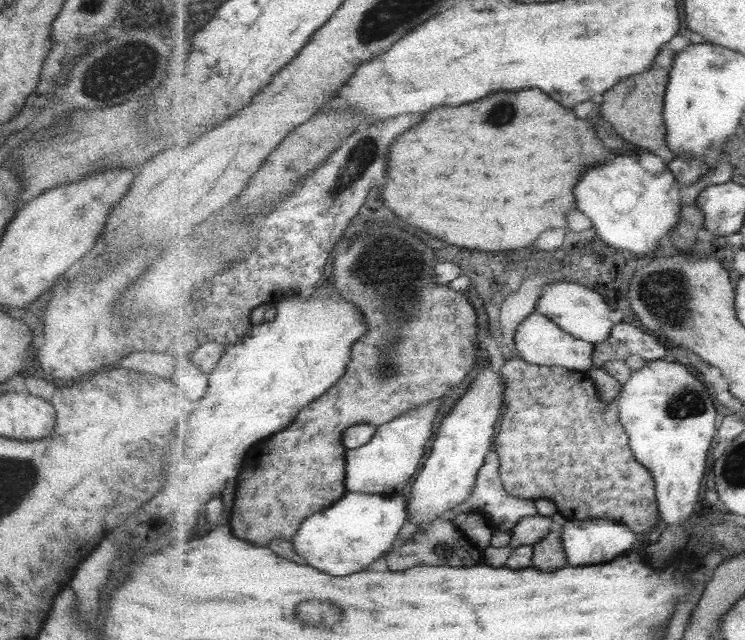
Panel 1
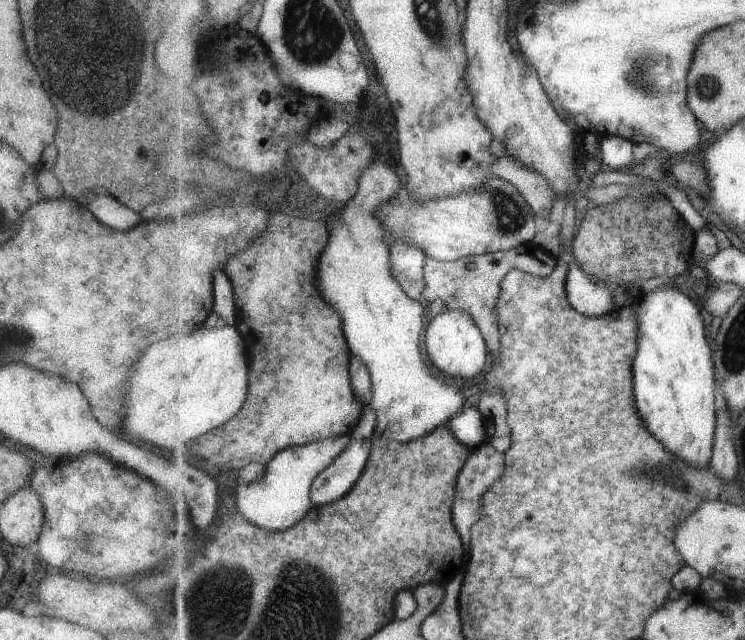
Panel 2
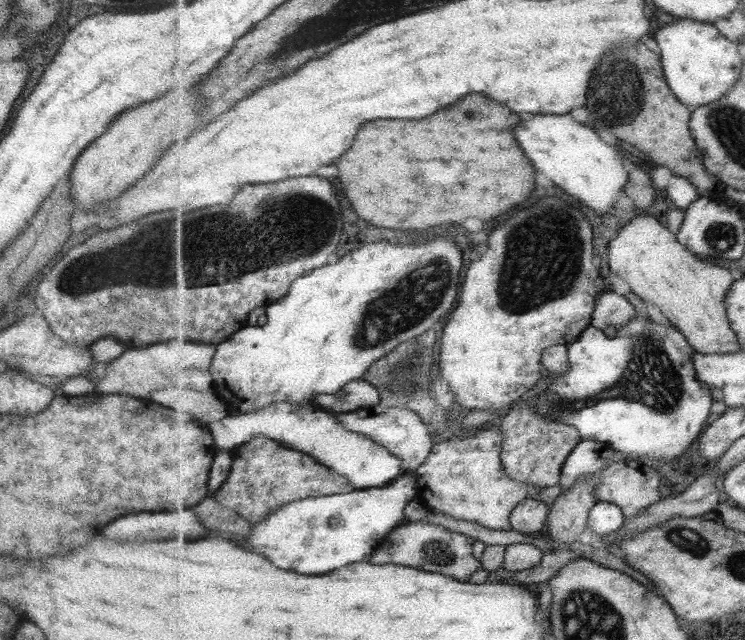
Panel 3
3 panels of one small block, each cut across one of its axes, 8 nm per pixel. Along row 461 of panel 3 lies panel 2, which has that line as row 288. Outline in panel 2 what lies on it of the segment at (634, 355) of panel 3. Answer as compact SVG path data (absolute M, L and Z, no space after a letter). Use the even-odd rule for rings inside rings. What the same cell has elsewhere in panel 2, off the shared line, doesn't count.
M659 287L644 293L632 306L639 318L639 358L635 360L635 396L639 412L649 430L659 436L663 446L689 466L709 468L714 457L714 438L718 426L716 404L717 374L714 351L707 340L707 328L697 304L683 292L670 287Z

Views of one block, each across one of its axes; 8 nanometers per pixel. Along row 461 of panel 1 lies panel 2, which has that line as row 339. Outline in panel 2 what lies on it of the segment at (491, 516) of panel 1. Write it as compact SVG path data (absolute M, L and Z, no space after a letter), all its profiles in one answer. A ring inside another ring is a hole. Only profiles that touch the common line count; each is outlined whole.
M533 243L522 244L505 252L486 254L485 256L470 256L457 261L439 261L426 256L425 282L427 288L421 294L421 300L427 306L436 300L443 300L448 309L457 309L471 314L483 331L487 346L490 349L491 362L495 366L495 356L501 354L501 334L499 334L498 300L502 294L502 284L511 270L522 270L538 277L547 277L555 270L558 257L545 252L540 245Z

